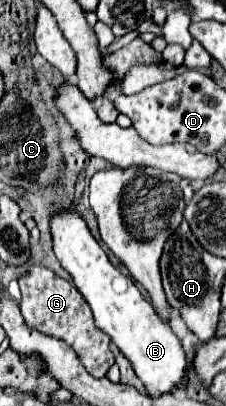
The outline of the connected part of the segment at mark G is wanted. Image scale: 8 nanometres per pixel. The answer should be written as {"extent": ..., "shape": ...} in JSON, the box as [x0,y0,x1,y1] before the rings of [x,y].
{"extent":[18,264,114,378],"shape":[[[40,264],[30,266],[18,278],[18,282],[20,282],[20,292],[22,292],[20,308],[22,308],[22,316],[26,324],[34,326],[38,332],[44,332],[48,336],[60,338],[66,344],[70,344],[80,356],[80,362],[86,366],[88,374],[92,374],[94,378],[106,376],[106,372],[114,364],[114,354],[110,352],[110,338],[100,328],[96,328],[92,310],[88,308],[88,302],[82,298],[78,288],[72,282],[56,276],[52,270]]]}

